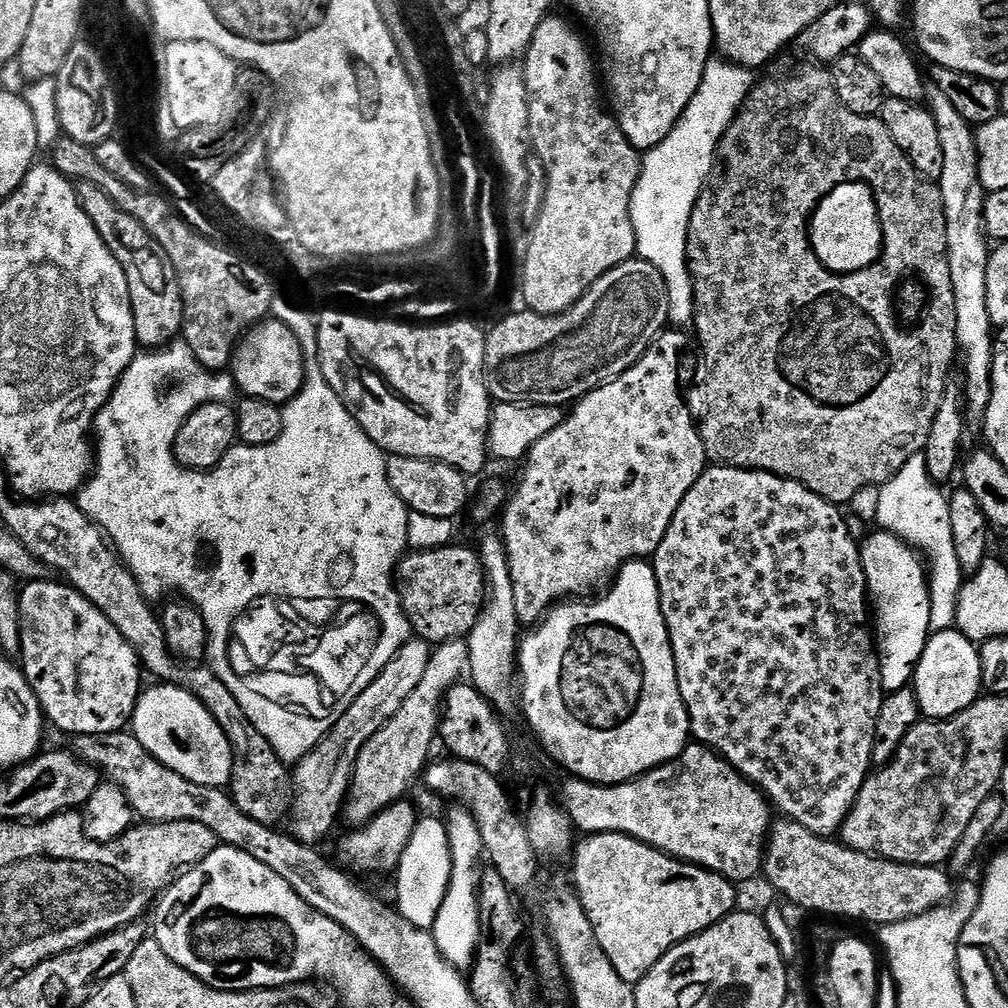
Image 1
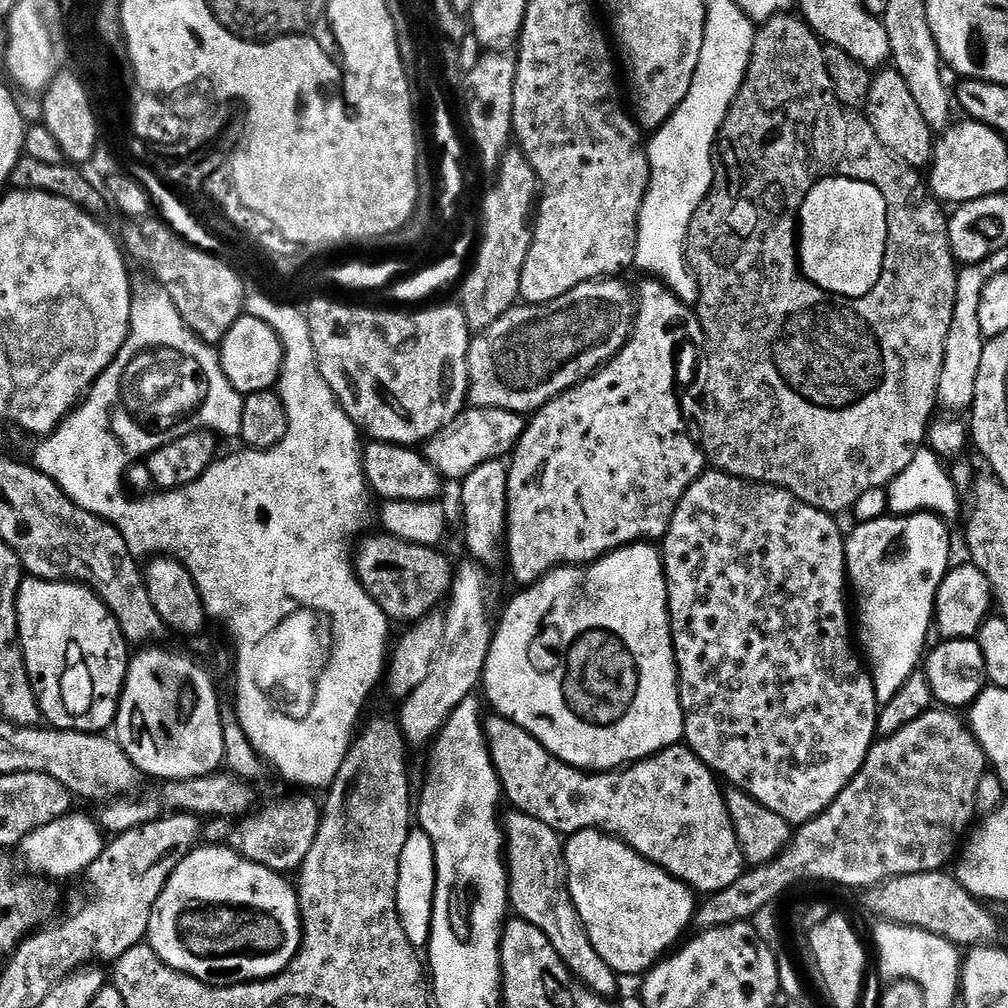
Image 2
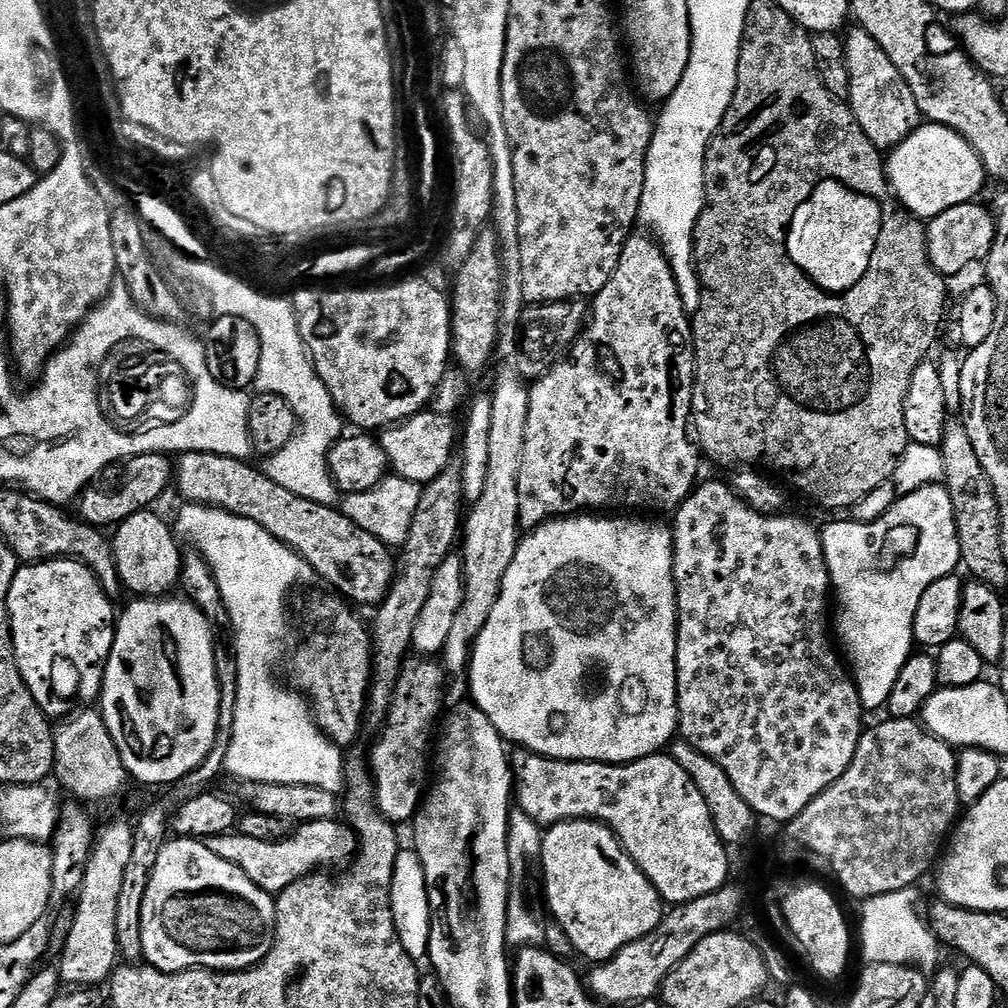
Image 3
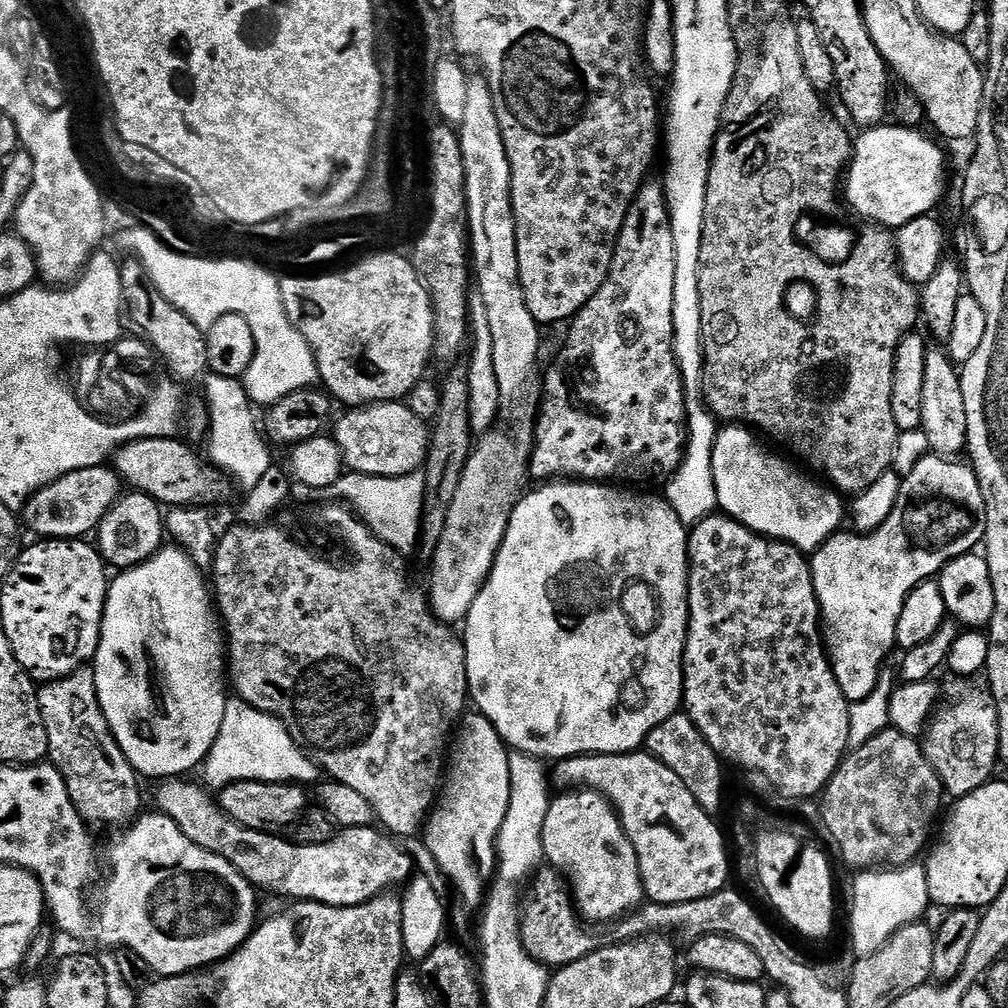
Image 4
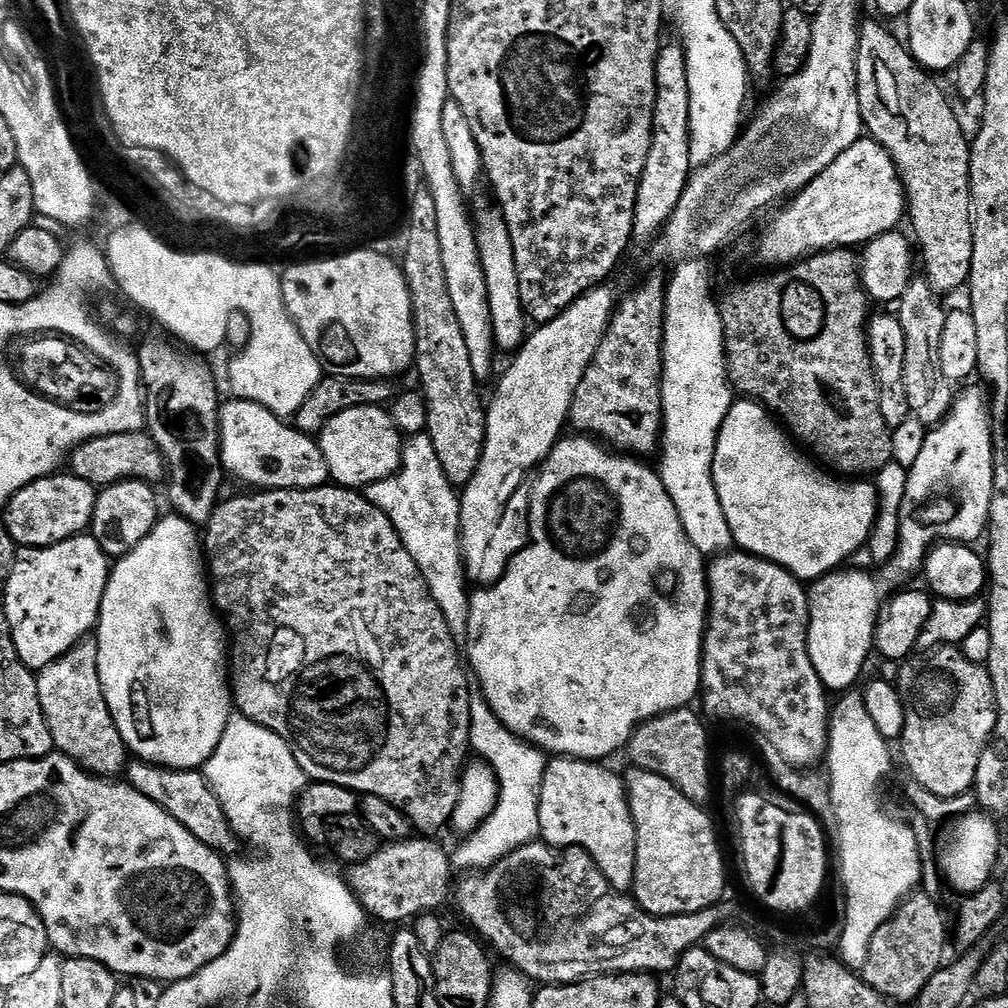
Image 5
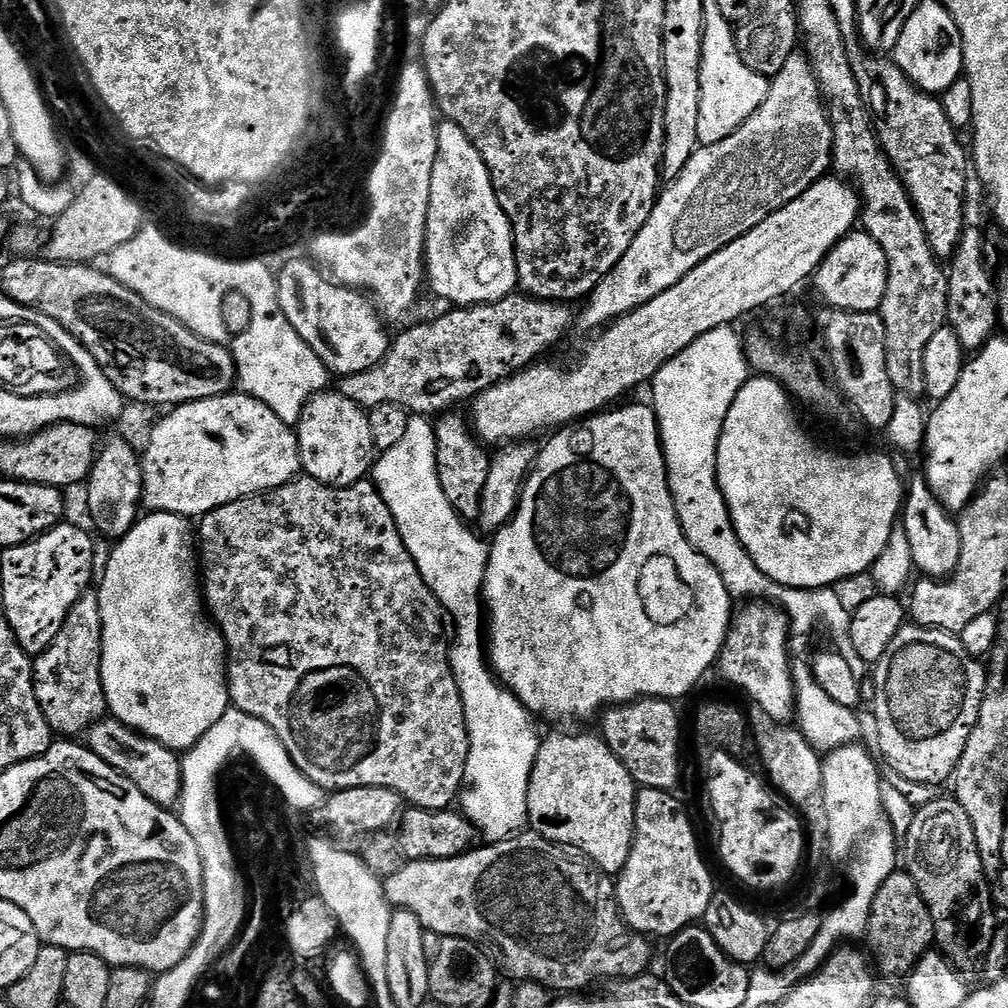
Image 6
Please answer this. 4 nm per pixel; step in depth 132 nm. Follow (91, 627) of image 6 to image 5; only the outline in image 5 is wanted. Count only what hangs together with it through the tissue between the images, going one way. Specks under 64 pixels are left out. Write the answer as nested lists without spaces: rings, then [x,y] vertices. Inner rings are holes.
[[[95,639],[81,640],[66,654],[62,654],[62,658],[39,669],[36,685],[38,702],[48,723],[55,751],[59,755],[69,756],[93,776],[119,777],[129,763],[130,753],[106,706],[98,674],[98,646]]]

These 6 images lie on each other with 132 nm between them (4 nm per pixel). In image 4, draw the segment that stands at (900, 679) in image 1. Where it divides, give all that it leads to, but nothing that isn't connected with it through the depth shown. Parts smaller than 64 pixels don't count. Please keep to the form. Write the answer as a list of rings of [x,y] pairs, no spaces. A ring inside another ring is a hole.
[[[935,454],[923,456],[918,462],[918,466],[914,466],[914,470],[910,470],[910,474],[901,479],[900,493],[897,496],[897,501],[894,502],[894,508],[890,511],[890,516],[882,522],[882,526],[878,526],[878,530],[867,534],[853,534],[851,531],[841,530],[837,532],[836,535],[830,537],[821,548],[817,548],[815,552],[811,553],[810,563],[812,566],[812,577],[814,578],[814,590],[816,591],[818,602],[820,603],[820,618],[822,621],[824,646],[828,654],[828,660],[832,664],[834,678],[838,682],[842,694],[849,702],[866,698],[870,694],[870,690],[874,690],[874,686],[878,682],[881,671],[885,667],[884,659],[891,654],[892,648],[895,649],[897,647],[896,631],[898,630],[898,618],[902,614],[902,606],[911,592],[913,592],[922,581],[933,579],[933,577],[939,574],[954,558],[967,556],[973,550],[981,547],[984,539],[984,527],[986,526],[986,506],[982,502],[980,483],[976,477],[976,471],[967,463],[956,463],[960,462]]]

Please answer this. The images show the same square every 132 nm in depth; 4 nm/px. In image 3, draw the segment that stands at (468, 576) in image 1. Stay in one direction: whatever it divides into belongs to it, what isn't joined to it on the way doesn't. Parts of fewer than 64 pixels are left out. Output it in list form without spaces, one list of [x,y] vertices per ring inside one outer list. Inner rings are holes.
[[[185,452],[175,461],[174,484],[177,489],[180,487],[185,501],[222,508],[258,522],[262,530],[299,553],[309,569],[340,588],[336,589],[339,595],[353,605],[379,606],[398,571],[397,557],[392,557],[393,549],[374,534],[362,530],[362,526],[350,522],[339,507],[310,502],[310,498],[302,498],[294,494],[294,490],[278,486],[278,482],[271,480],[263,470],[251,468],[250,464],[243,459],[222,457],[216,453]]]

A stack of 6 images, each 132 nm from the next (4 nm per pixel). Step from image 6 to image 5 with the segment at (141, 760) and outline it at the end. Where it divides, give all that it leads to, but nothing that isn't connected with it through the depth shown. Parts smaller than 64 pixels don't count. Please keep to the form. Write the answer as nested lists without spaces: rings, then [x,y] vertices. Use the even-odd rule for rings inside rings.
[[[132,762],[126,768],[126,780],[150,802],[162,806],[174,817],[198,842],[221,854],[229,854],[236,848],[238,837],[227,820],[220,800],[212,790],[211,784],[204,779],[203,771],[181,770],[179,768],[161,768],[147,762]]]

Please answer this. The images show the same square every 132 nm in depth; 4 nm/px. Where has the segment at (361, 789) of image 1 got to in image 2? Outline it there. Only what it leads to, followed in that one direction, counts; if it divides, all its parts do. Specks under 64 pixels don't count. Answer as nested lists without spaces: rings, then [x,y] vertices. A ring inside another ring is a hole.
[[[467,563],[461,568],[459,565],[452,577],[452,590],[446,604],[448,612],[443,613],[446,634],[442,638],[442,650],[438,650],[438,658],[434,658],[434,666],[426,682],[422,682],[418,690],[408,695],[401,707],[404,709],[398,715],[400,730],[409,745],[427,745],[435,741],[450,714],[481,687],[484,678],[486,658],[492,645],[494,616],[492,620],[488,613],[488,576],[484,573],[487,572],[485,565]]]

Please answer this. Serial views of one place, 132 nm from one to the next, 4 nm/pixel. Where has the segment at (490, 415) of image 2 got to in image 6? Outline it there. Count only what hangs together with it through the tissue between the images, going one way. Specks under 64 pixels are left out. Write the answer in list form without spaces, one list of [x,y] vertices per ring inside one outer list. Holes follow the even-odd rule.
[[[336,390],[319,392],[309,400],[294,425],[300,447],[300,467],[312,479],[335,488],[358,483],[374,467],[368,412]]]

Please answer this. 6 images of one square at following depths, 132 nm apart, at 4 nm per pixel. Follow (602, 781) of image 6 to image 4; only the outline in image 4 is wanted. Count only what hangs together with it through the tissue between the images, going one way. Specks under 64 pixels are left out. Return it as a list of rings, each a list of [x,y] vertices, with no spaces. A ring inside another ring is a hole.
[[[564,790],[559,795],[557,800],[555,797],[549,803],[546,822],[542,826],[544,860],[566,877],[574,897],[576,911],[585,921],[616,919],[619,921],[627,917],[645,903],[646,897],[636,851],[620,824],[620,817],[616,815],[615,808],[600,792]]]

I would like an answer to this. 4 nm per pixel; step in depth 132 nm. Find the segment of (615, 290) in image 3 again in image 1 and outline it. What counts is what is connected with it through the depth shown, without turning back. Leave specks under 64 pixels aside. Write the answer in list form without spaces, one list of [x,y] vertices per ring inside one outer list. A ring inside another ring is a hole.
[[[665,330],[661,332],[656,337],[656,341],[645,350],[637,364],[630,366],[630,370],[609,380],[601,388],[596,388],[593,392],[588,392],[585,396],[580,397],[571,405],[564,421],[558,426],[554,426],[554,430],[550,430],[550,434],[546,434],[546,438],[534,442],[534,446],[528,451],[522,464],[524,469],[520,472],[520,481],[517,482],[516,489],[514,487],[511,489],[506,507],[502,512],[502,517],[504,516],[502,539],[510,562],[510,582],[514,582],[514,610],[518,610],[521,625],[539,624],[551,608],[569,598],[588,598],[607,589],[622,565],[627,564],[628,561],[655,557],[662,538],[666,538],[666,530],[670,526],[678,506],[682,506],[682,498],[686,498],[686,494],[694,486],[694,482],[698,482],[698,478],[706,470],[709,458],[700,437],[700,429],[694,419],[694,412],[692,416],[683,394],[680,393],[680,388],[686,387],[691,382],[692,371],[695,368],[697,371],[698,368],[698,352],[694,347],[693,337],[689,333],[688,337],[684,332],[687,331]]]

